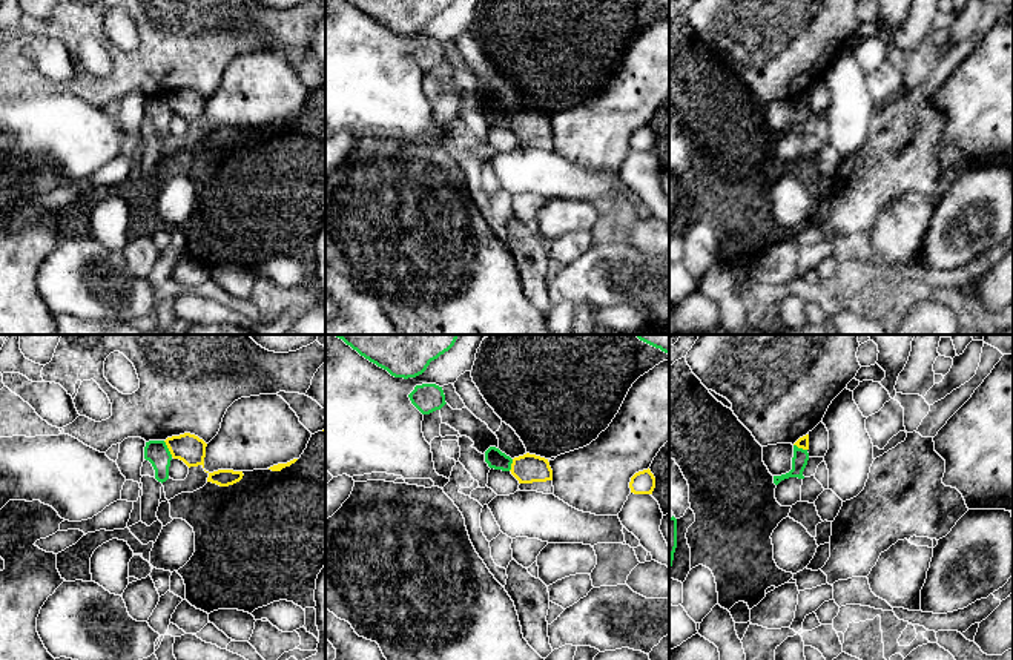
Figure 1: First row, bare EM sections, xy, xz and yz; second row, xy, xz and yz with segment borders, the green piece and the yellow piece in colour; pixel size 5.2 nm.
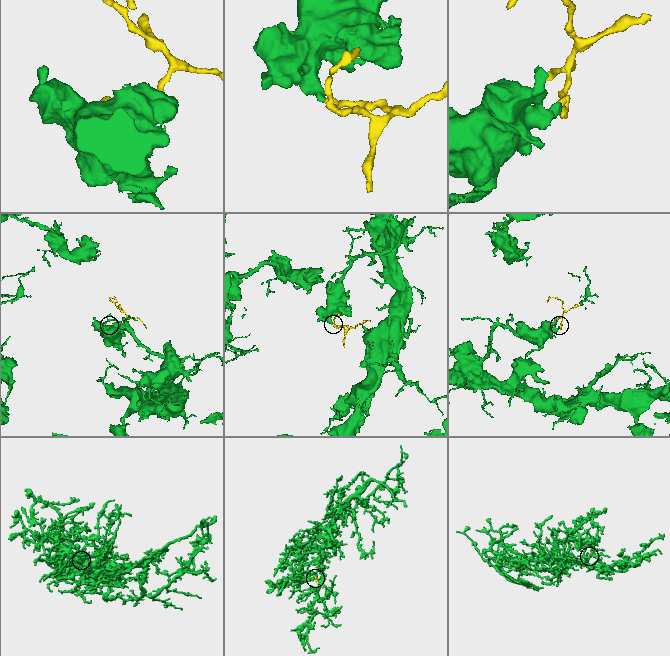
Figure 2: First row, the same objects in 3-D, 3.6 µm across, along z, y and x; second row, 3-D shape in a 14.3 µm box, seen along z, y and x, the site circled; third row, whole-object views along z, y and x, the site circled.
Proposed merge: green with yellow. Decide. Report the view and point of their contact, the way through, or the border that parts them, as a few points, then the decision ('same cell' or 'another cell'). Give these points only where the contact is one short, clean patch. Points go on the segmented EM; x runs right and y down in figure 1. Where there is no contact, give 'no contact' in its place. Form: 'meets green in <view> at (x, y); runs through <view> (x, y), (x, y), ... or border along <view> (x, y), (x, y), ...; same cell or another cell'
meets green in xy at (168, 448); border along xy (163, 441), (172, 456); another cell

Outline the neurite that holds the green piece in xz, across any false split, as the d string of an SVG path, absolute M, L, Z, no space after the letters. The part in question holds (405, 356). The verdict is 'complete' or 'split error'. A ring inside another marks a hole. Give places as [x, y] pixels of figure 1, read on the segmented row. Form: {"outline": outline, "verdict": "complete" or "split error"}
{"outline": "M335 335L394 378L416 378L448 351L459 335Z", "verdict": "complete"}

